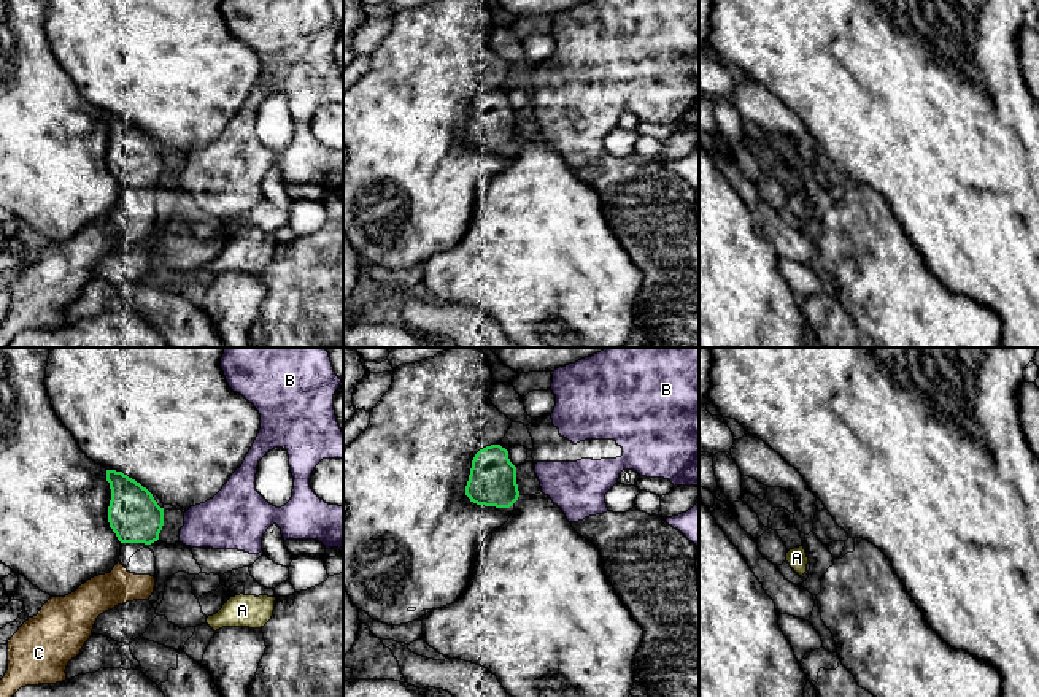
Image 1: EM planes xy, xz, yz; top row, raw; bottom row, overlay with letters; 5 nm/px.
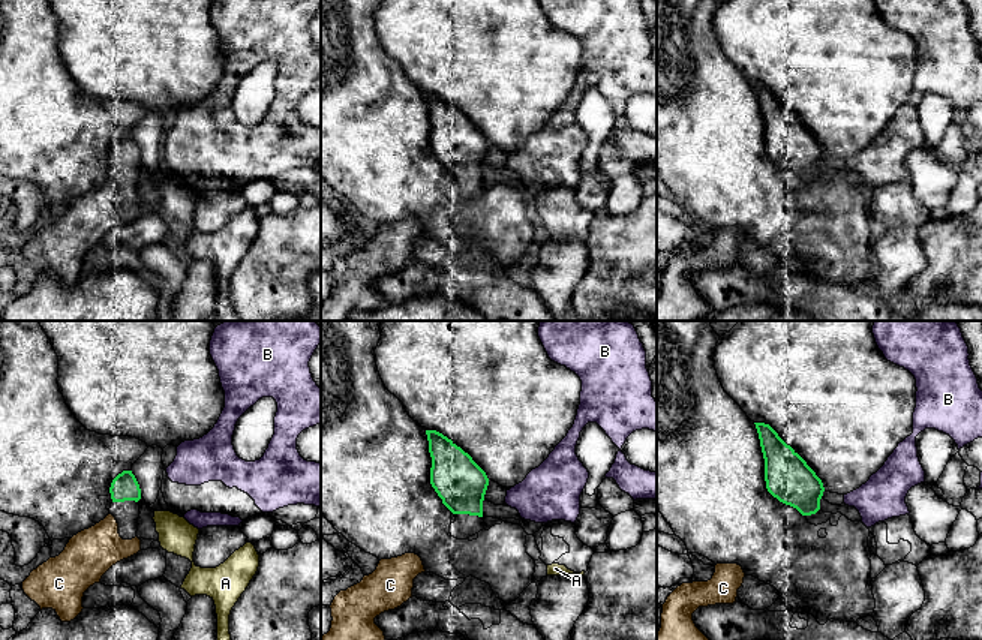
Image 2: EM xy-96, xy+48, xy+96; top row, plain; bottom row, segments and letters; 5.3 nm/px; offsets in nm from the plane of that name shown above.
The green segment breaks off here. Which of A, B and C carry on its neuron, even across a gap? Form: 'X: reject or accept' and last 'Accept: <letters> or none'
A: reject
B: reject
C: accept
Accept: C

